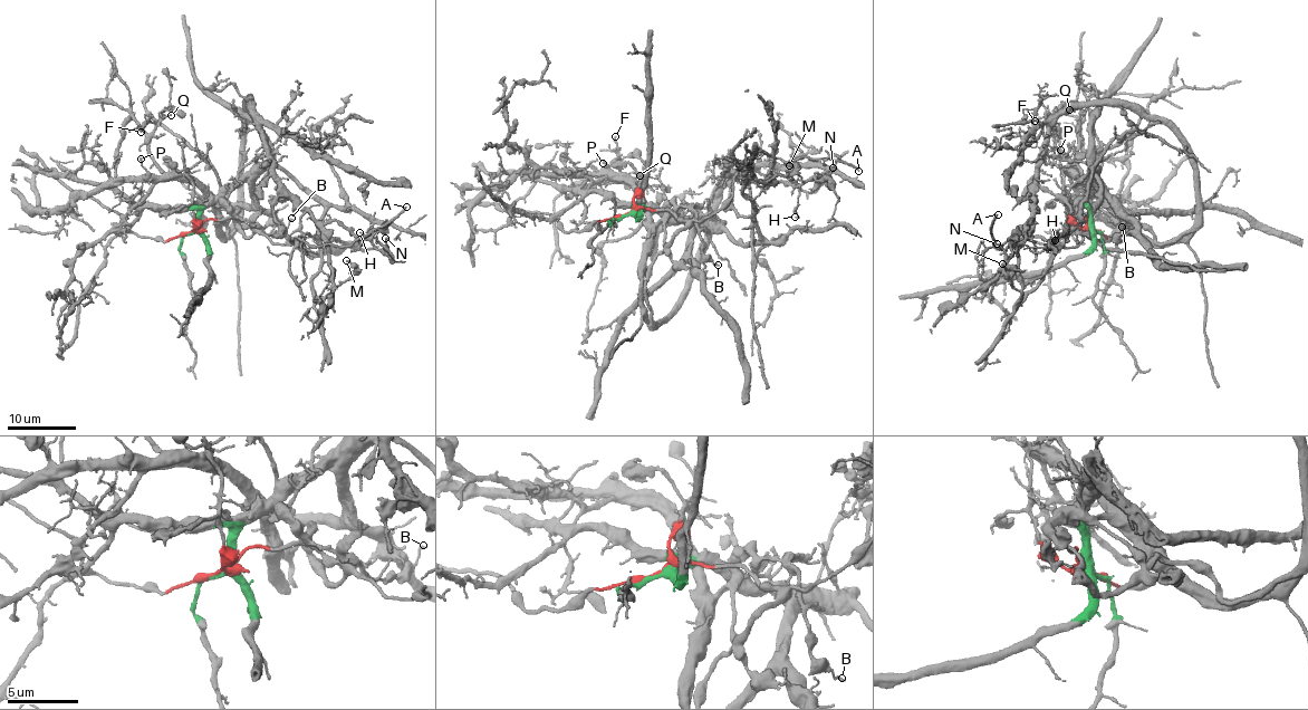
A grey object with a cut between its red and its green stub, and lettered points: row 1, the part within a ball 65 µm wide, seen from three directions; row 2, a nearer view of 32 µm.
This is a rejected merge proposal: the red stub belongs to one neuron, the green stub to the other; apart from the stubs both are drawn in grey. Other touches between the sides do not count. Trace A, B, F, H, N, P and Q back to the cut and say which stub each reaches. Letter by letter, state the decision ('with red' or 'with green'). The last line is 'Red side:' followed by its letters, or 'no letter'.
A: with red
B: with red
F: with red
H: with red
N: with red
P: with red
Q: with red
Red side: A, B, F, H, N, P, Q

